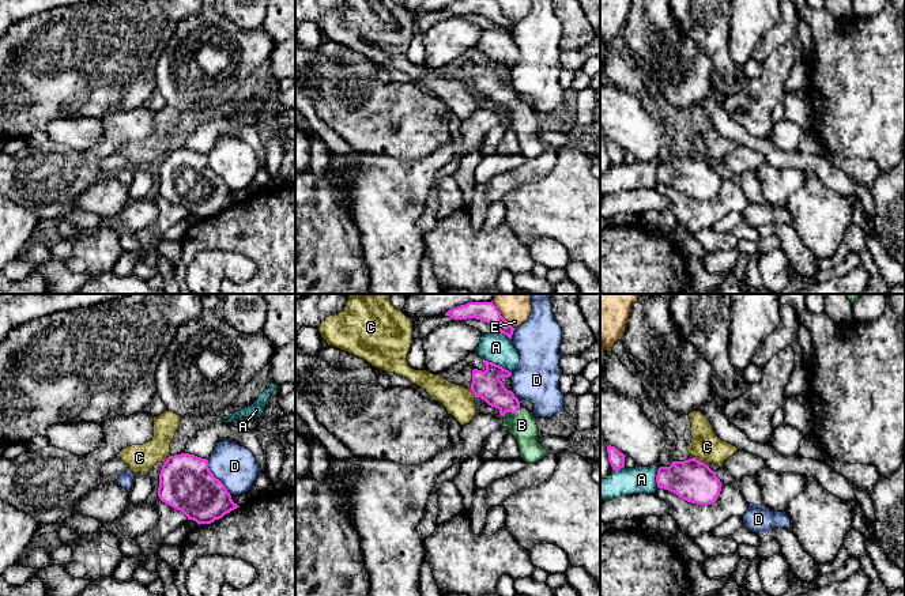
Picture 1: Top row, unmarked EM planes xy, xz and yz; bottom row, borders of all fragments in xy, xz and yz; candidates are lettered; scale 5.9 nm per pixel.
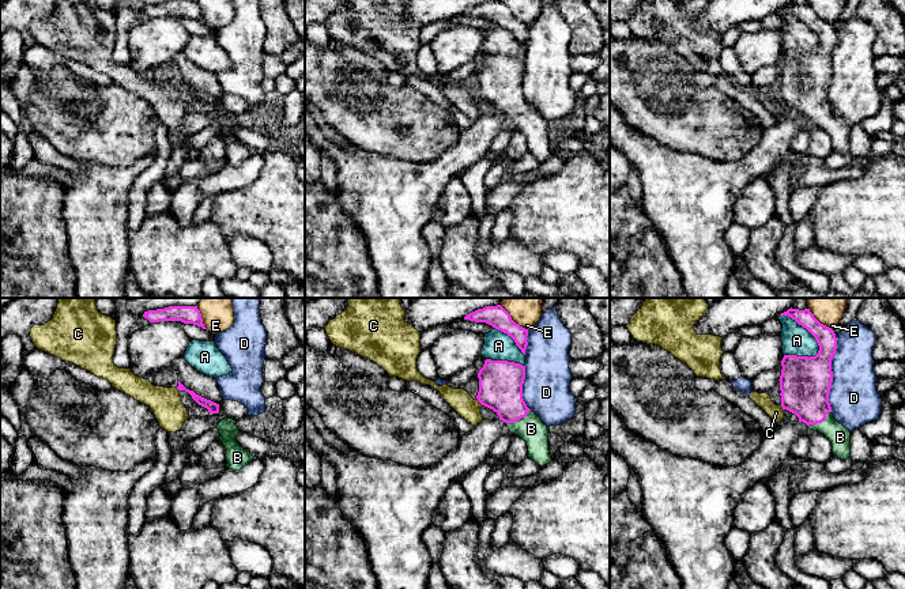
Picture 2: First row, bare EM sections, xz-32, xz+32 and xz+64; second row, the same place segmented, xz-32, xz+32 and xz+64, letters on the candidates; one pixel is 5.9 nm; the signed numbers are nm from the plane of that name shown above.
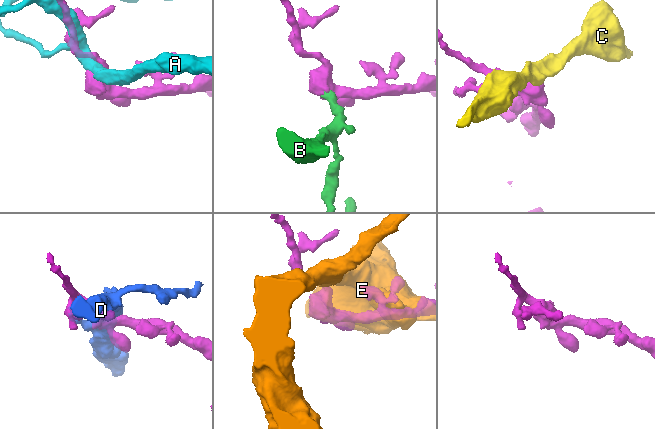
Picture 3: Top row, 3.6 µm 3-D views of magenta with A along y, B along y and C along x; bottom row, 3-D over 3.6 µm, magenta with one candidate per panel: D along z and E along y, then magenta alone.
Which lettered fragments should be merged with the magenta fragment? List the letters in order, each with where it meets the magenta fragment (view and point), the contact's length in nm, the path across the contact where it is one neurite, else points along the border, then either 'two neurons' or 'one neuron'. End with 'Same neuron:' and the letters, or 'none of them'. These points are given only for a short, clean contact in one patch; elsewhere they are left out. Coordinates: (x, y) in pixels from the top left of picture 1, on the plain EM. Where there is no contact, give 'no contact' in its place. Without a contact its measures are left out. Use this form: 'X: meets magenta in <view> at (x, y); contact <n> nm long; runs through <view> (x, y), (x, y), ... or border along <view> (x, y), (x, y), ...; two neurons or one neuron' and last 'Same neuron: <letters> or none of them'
A: meets magenta in xz at (497, 60); contact 190 nm long; two neurons
B: meets magenta in xz at (512, 108); contact 120 nm long; runs through xz (486, 80), (512, 108), (521, 120); one neuron
C: meets magenta in yz at (701, 157); contact 110 nm long; border along yz (693, 151), (708, 161); two neurons
D: meets magenta in xy at (215, 173); contact 260 nm long; two neurons
E: meets magenta in xz at (502, 12); contact 180 nm long; two neurons
Same neuron: B

